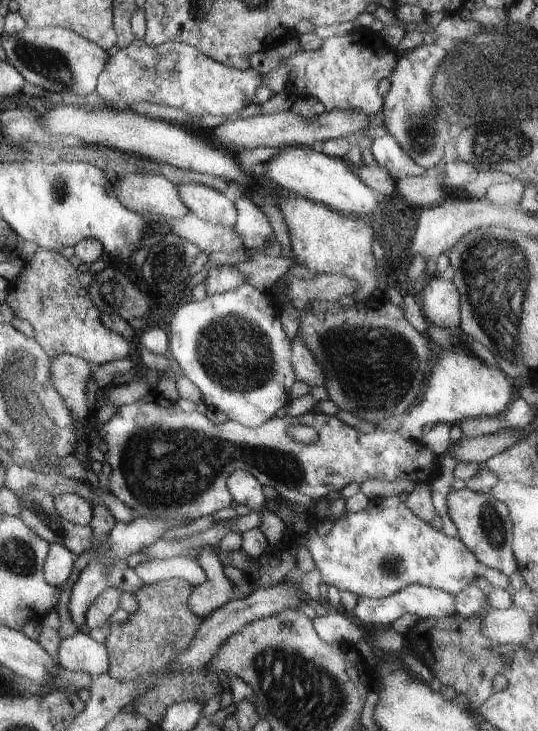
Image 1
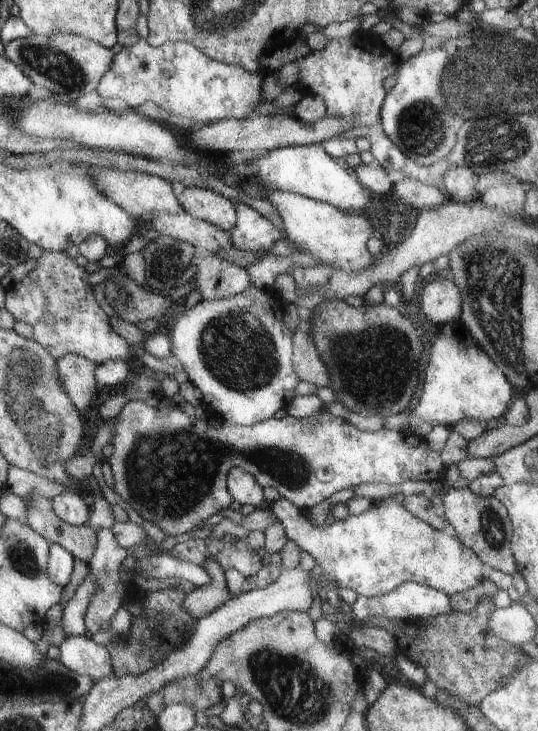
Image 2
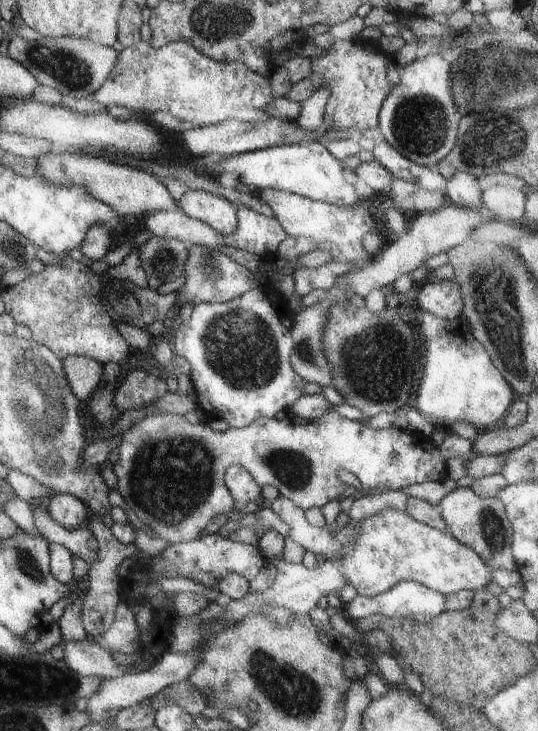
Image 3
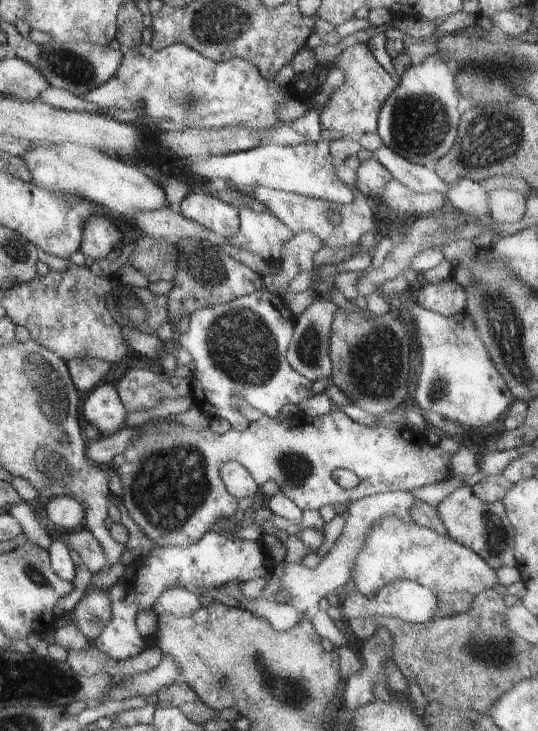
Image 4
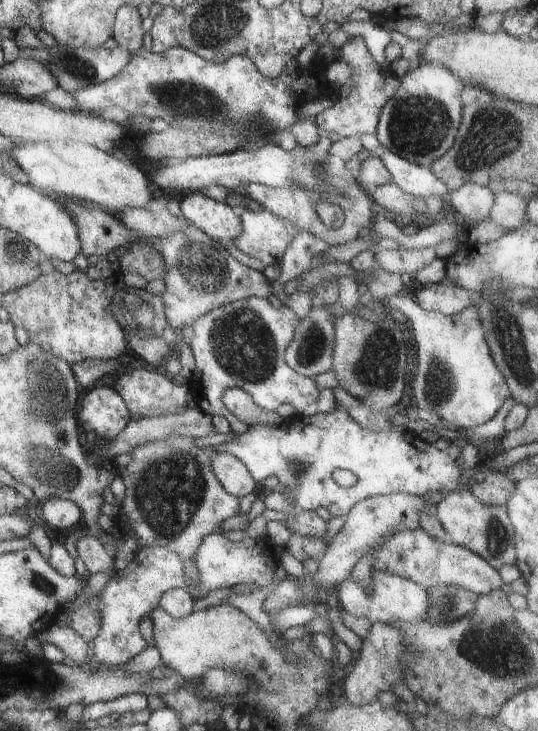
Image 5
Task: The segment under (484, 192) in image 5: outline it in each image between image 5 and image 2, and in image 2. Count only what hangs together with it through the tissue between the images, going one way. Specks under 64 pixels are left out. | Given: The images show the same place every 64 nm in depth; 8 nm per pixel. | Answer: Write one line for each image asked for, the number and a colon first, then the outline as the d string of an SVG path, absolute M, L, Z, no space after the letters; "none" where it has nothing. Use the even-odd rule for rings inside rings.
2: M449 166L445 170L445 176L441 178L441 188L447 194L447 198L453 198L457 202L471 202L477 198L473 188L477 178L479 176L471 168Z
3: M455 172L451 178L445 180L443 194L457 206L463 208L481 208L481 190L477 186L477 178L467 172Z
4: M461 178L451 184L445 192L445 198L455 210L461 210L465 216L471 216L473 222L489 220L489 206L487 206L487 192L469 178Z

